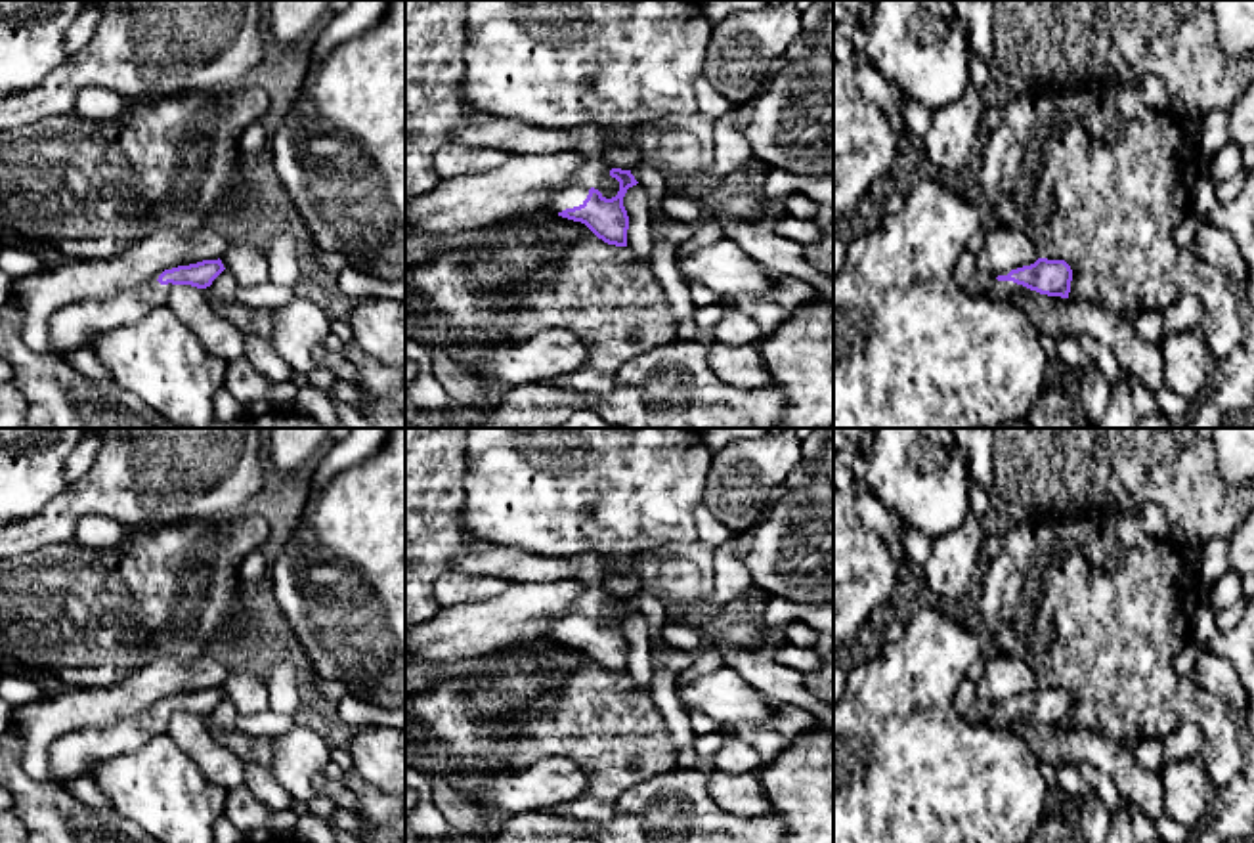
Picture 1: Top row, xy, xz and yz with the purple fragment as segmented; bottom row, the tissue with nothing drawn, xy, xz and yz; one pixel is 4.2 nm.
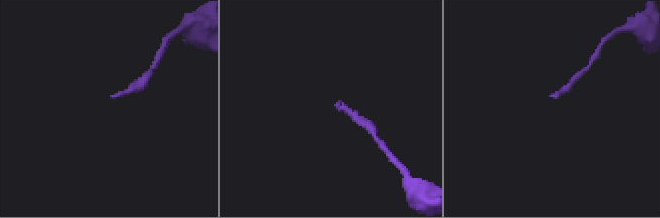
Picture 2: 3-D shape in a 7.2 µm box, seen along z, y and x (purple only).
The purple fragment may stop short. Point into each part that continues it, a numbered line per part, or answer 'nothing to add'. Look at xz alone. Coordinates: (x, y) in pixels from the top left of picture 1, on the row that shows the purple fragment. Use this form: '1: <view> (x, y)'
1: xz (593, 172)

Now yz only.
1: yz (1002, 291)

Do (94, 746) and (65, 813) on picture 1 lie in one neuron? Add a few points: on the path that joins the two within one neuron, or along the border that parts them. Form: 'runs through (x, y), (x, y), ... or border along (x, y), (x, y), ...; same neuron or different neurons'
border along (48, 780), (64, 786); different neurons

